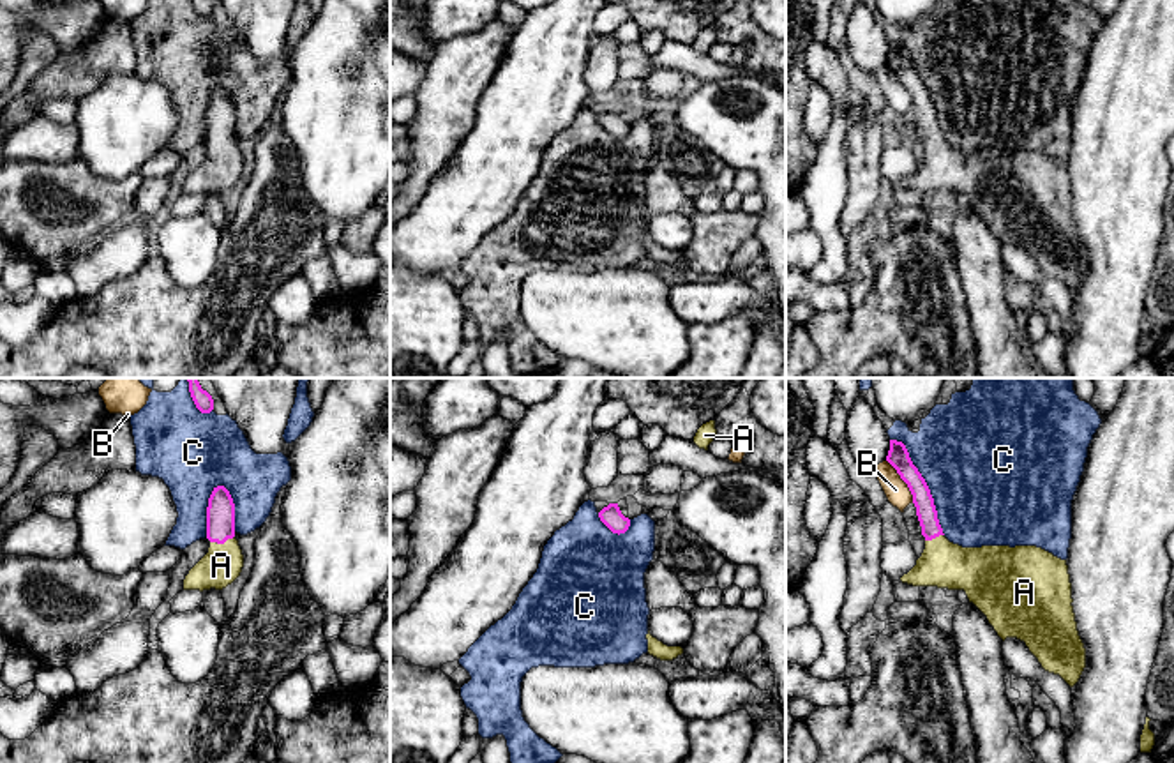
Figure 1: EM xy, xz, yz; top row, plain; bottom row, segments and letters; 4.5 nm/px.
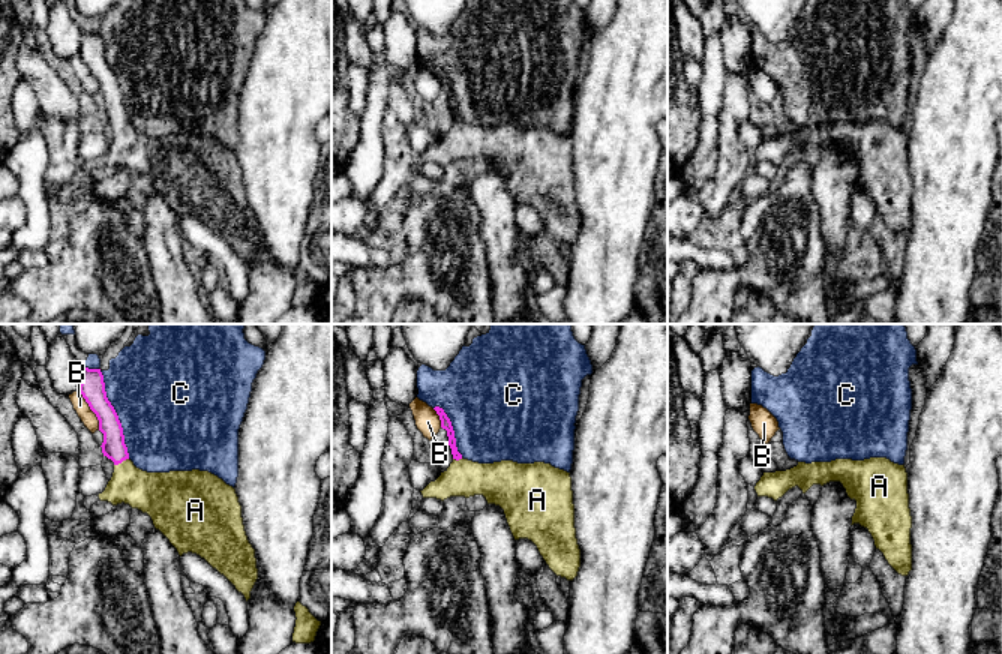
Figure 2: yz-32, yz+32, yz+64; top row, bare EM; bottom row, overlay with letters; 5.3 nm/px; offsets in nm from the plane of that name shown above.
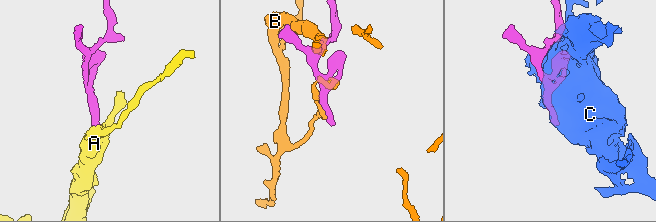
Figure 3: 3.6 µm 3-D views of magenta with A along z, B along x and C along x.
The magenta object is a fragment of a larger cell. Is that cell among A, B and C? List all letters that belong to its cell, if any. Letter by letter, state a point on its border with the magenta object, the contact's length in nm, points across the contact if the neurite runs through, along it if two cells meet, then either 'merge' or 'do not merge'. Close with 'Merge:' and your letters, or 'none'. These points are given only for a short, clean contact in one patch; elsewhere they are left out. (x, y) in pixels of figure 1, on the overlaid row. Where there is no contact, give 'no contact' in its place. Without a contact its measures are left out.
A: meets magenta in xy at (221, 543); contact 120 nm long; runs through xy (221, 509), (221, 543), (221, 566); merge
B: meets magenta in yz at (903, 479); contact 240 nm long; do not merge
C: meets magenta in yz at (925, 483); contact 500 nm long; do not merge
Merge: A

